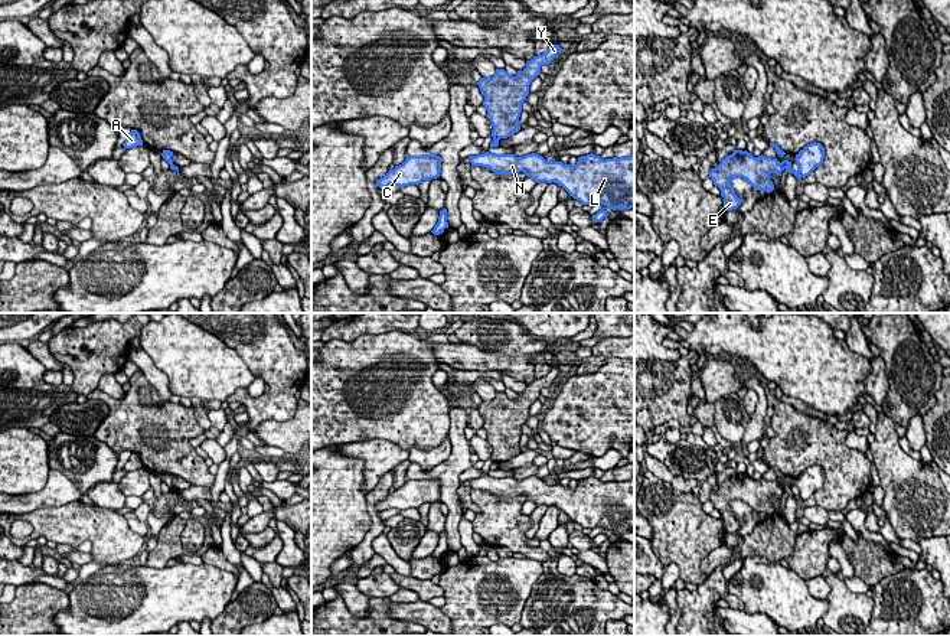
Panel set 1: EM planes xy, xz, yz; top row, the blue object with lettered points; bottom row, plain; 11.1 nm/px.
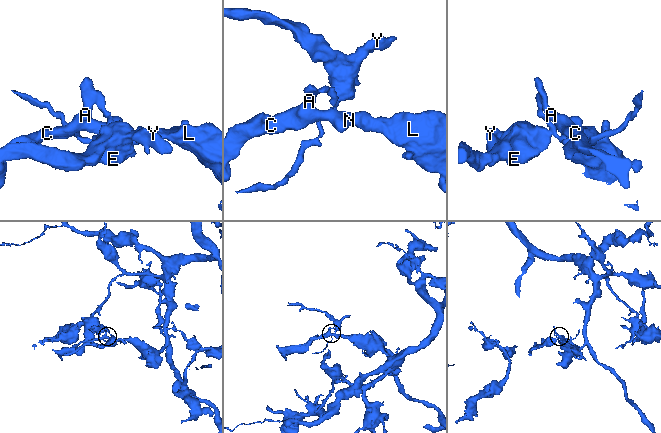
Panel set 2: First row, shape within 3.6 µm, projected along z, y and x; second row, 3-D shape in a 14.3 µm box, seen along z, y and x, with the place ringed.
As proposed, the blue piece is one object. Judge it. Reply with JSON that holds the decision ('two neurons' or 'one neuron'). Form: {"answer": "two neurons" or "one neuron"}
{"answer": "two neurons"}

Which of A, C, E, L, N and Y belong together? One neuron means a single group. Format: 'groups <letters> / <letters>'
groups A C L N / E Y

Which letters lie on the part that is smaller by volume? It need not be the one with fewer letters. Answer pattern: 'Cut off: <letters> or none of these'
Cut off: E, Y

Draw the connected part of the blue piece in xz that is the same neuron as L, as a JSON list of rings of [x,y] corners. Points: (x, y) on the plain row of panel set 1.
[[[487,474],[469,482],[471,489],[487,490],[496,498],[523,495],[536,506],[558,506],[582,528],[601,526],[613,534],[634,531],[634,476],[605,483],[591,476],[578,480],[575,489],[546,485],[536,476],[516,480]]]

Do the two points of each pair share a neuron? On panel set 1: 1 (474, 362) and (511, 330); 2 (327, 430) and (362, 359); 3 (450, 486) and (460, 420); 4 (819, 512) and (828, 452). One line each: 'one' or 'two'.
1: two
2: one
3: one
4: two

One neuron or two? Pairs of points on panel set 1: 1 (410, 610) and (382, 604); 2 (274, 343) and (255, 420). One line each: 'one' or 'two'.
1: two
2: one

